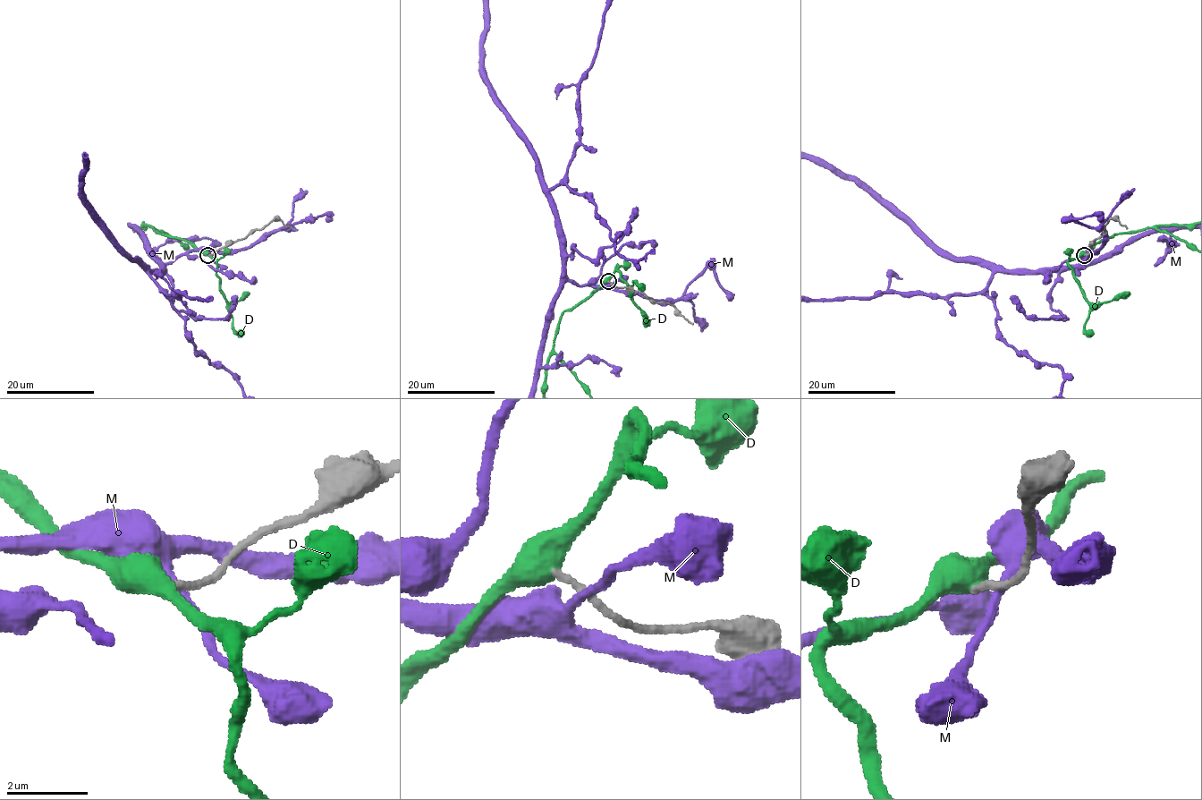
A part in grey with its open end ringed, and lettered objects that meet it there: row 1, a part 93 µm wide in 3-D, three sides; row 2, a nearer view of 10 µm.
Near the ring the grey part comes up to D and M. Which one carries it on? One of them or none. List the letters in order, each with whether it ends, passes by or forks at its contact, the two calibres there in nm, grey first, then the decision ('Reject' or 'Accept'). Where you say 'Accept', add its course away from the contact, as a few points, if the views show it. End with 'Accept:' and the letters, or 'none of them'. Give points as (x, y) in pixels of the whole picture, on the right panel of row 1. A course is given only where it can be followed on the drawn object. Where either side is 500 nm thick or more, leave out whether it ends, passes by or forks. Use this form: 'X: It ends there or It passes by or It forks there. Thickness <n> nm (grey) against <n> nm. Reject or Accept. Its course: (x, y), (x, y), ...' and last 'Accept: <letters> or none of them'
D: It forks there. Thickness 180 nm (grey) against 400 nm. Reject
M: It passes by. Thickness 240 nm (grey) against 240 nm. Reject
Accept: none of them

